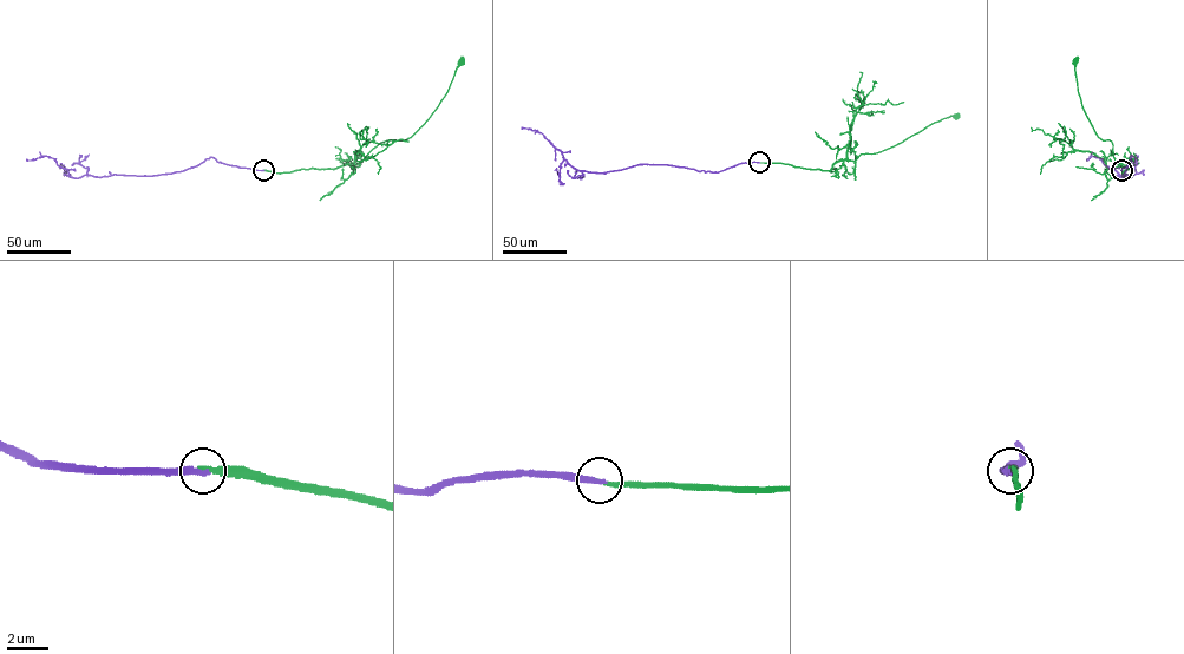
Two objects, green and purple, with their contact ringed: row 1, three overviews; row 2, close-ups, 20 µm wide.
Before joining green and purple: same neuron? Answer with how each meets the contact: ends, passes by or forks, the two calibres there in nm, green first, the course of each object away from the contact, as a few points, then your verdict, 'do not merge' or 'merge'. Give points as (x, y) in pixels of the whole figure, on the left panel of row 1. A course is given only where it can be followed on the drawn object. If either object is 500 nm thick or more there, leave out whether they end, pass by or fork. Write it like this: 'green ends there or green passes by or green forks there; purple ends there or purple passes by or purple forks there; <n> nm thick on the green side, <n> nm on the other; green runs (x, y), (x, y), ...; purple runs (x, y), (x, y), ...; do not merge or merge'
green ends there; purple ends there; 220 nm thick on the green side, 320 nm on the other; green runs (263, 170), (282, 172), (353, 167), (381, 143), (407, 139), (437, 108), (460, 61); purple runs (263, 170), (229, 165), (210, 157), (170, 174), (72, 178), (46, 156), (26, 159); merge

